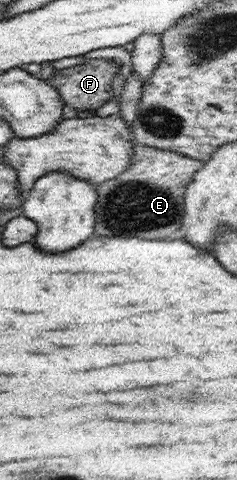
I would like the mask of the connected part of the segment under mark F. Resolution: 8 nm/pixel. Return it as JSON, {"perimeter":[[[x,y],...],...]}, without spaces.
{"perimeter":[[[113,58],[87,59],[86,62],[70,66],[65,69],[55,69],[54,73],[46,80],[58,89],[63,101],[76,110],[96,110],[105,101],[113,97],[112,78],[121,69],[120,63]]]}

